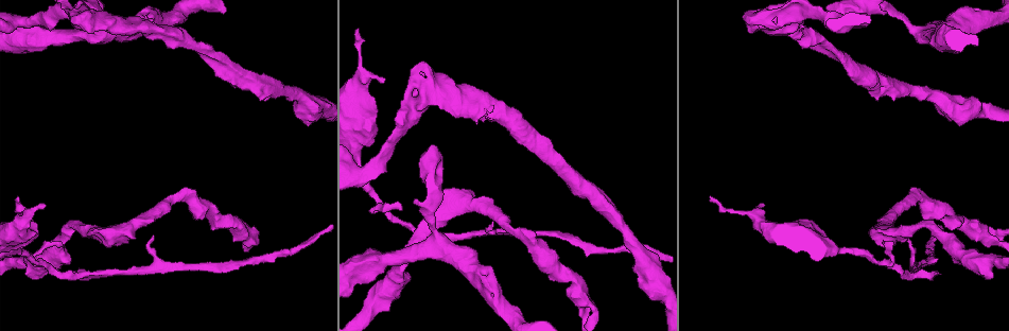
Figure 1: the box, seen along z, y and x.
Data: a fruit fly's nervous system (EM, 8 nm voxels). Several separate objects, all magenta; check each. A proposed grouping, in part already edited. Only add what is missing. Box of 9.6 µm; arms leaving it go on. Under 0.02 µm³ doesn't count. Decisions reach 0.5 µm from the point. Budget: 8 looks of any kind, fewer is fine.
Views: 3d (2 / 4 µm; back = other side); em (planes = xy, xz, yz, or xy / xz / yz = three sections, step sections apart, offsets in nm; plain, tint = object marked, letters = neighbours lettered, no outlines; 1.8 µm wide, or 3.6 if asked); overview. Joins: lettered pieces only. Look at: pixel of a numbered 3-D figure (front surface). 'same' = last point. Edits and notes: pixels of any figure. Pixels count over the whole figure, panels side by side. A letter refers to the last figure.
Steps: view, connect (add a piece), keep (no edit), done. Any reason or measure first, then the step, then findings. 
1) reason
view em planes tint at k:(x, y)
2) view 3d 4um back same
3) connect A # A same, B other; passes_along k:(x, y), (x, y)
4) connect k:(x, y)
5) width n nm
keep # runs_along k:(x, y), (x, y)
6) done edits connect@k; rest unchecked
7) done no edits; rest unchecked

view 3d 4um back at 1:(416, 69)

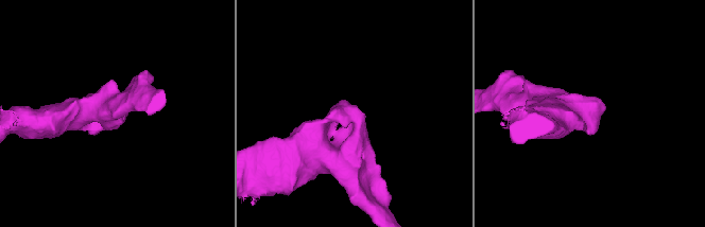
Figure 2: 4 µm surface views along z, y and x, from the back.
now the EM
view em xy step 4 tint at 2:(354, 115)

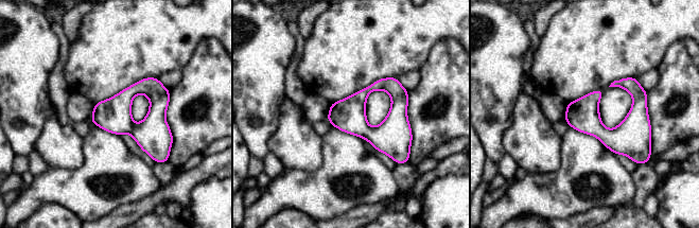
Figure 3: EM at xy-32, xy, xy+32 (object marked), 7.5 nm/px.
another direction
view em planes letters same

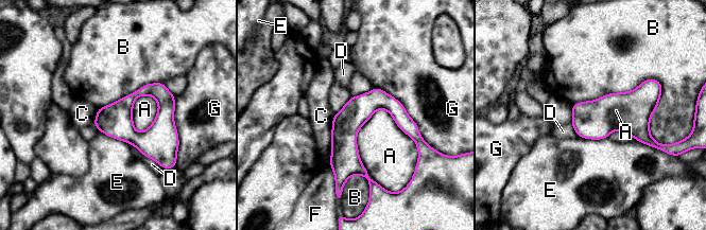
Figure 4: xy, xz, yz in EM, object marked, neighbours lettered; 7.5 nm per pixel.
width 220 nm
keep # A other, B other, C other, D other, E other, F other, G other; runs_along 4:(377, 90), (345, 125), (340, 179); no lettered piece goes on from it

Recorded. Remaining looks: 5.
thin end
view 3d 2um at 1:(935, 273)

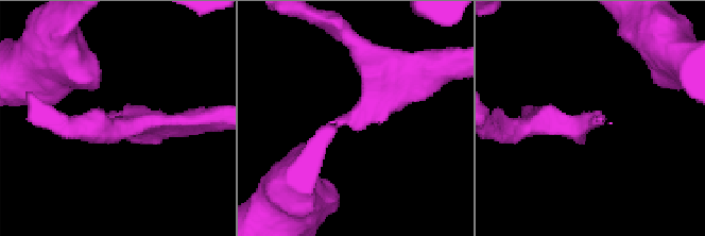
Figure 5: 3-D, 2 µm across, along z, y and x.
view em xz step 16 tint at 5:(598, 118)

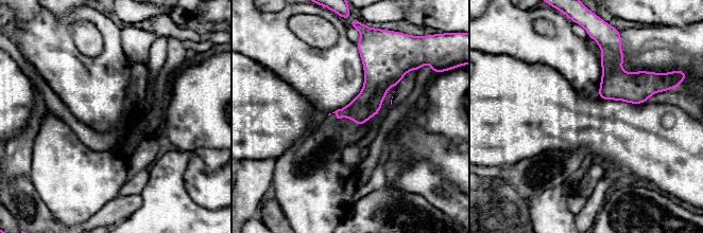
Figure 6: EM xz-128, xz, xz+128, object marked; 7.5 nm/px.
view em planes letters same

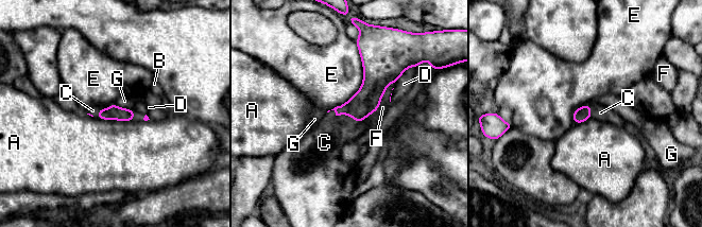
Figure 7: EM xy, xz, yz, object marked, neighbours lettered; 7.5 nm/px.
longest_contact E 600 nm
connect C # A other, B other, C same, D other, E other, F other, G other; passes_along 7:(366, 100), (342, 114), (325, 141); it goes on there

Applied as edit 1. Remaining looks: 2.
redraw
view overview

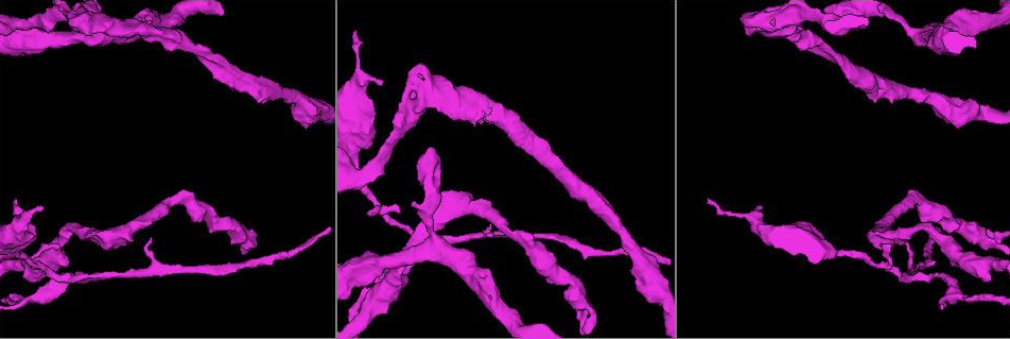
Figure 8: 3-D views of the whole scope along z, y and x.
free end
view em yz step 8 letters at 8:(586, 316)

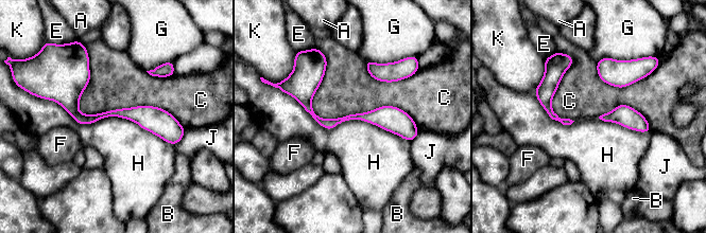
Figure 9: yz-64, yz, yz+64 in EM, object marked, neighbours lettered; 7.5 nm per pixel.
keep # A other, B other, C other, E other, F other, G other, H other, J other, K other; no lettered piece goes on from it

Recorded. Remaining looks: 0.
done edits connect@7; rest unchecked

